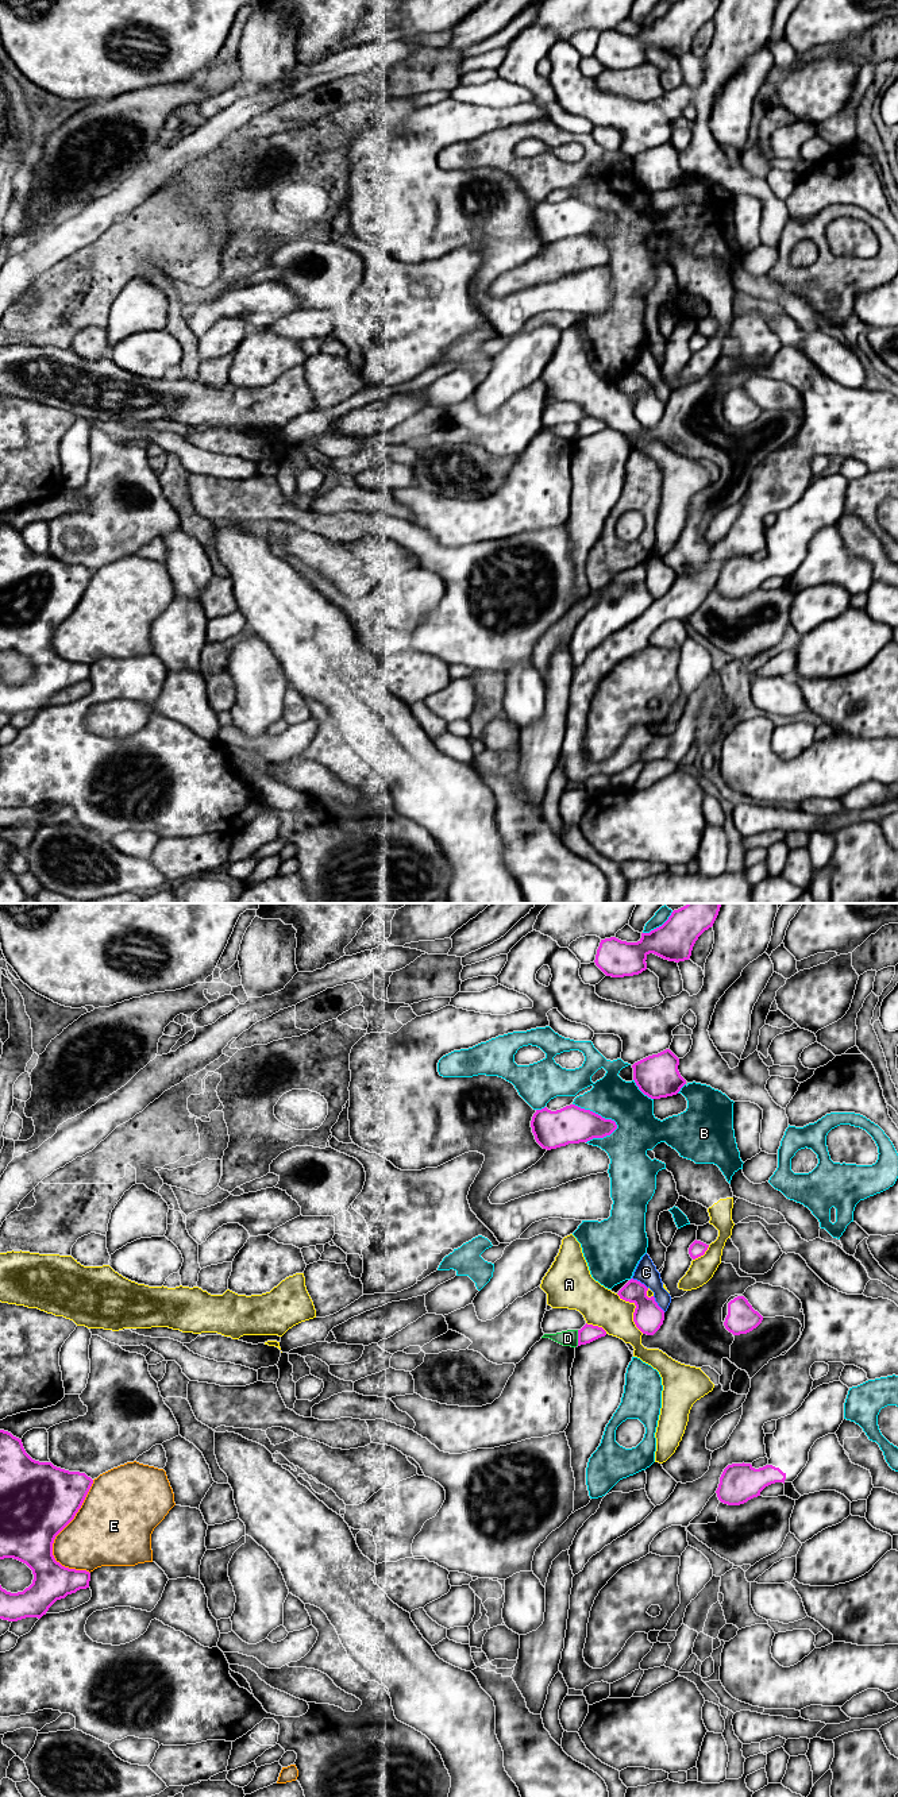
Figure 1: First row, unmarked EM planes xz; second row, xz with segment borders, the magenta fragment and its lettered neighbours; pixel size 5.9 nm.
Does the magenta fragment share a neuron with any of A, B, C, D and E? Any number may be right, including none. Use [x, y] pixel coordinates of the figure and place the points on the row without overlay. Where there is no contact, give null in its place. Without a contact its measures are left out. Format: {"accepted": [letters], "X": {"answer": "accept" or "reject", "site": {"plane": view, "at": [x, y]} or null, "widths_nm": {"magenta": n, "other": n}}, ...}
{"accepted": [], "A": {"answer": "reject", "site": {"plane": "xz", "at": [635, 403]}, "widths_nm": {"magenta": 180, "other": 220}}, "B": {"answer": "reject", "site": {"plane": "xz", "at": [597, 207]}, "widths_nm": {"magenta": 220, "other": 260}}, "C": {"answer": "reject", "site": {"plane": "xz", "at": [639, 374]}, "widths_nm": {"magenta": 180, "other": 130}}, "D": {"answer": "reject", "site": {"plane": "xz", "at": [578, 431]}, "widths_nm": {"magenta": 110, "other": 100}}, "E": {"answer": "reject", "site": {"plane": "xz", "at": [56, 628]}, "widths_nm": {"magenta": 460, "other": 360}}}

